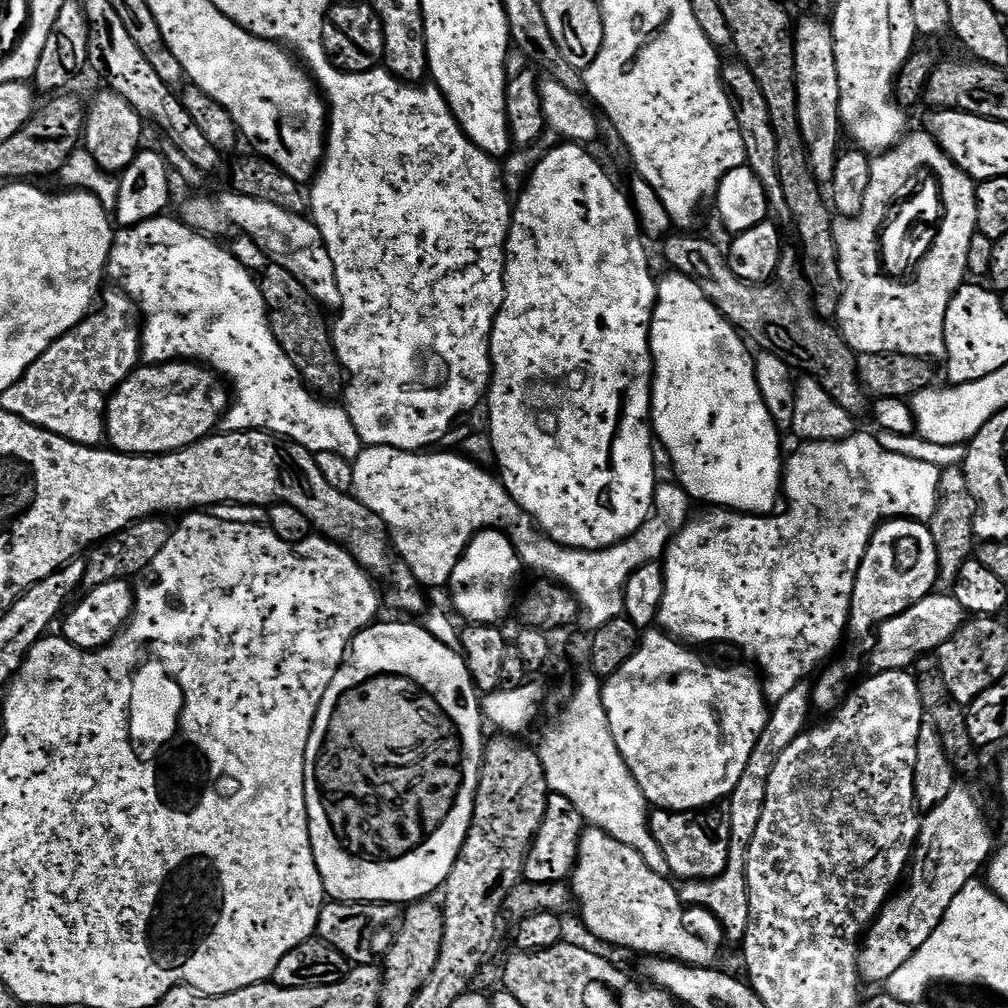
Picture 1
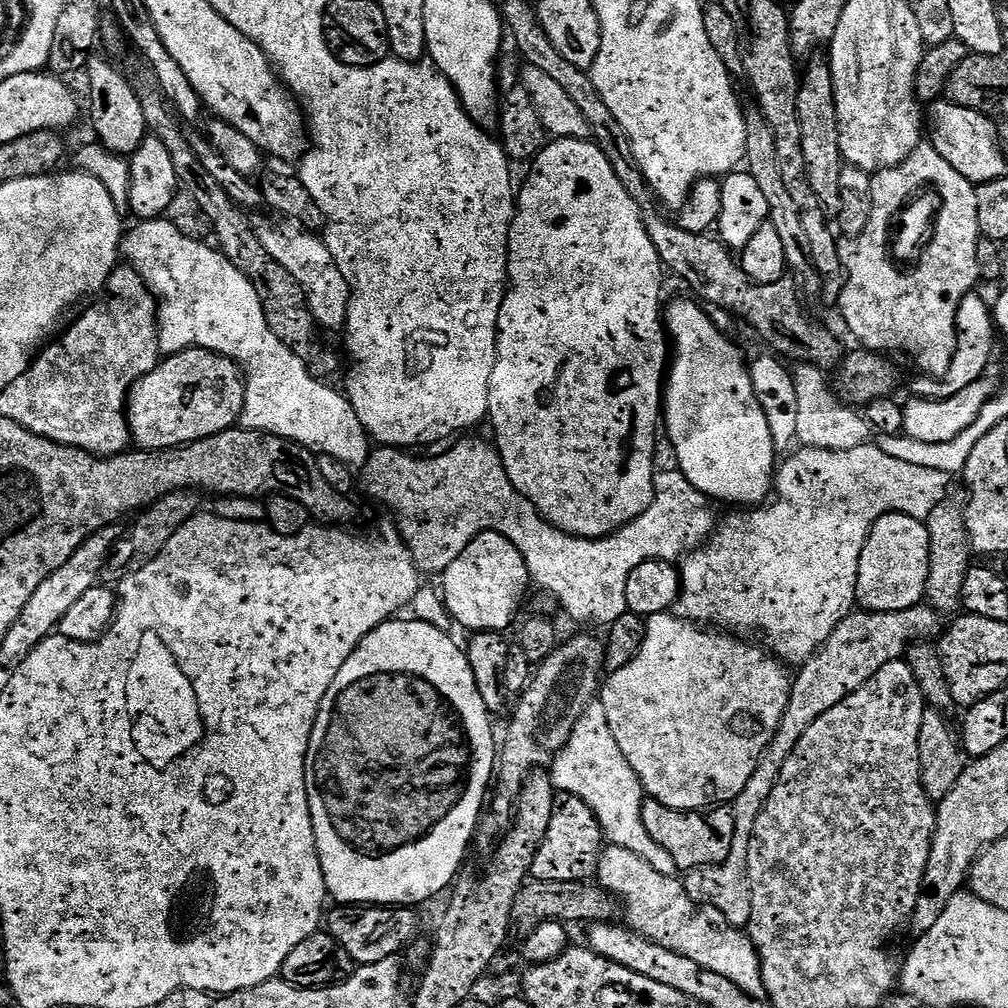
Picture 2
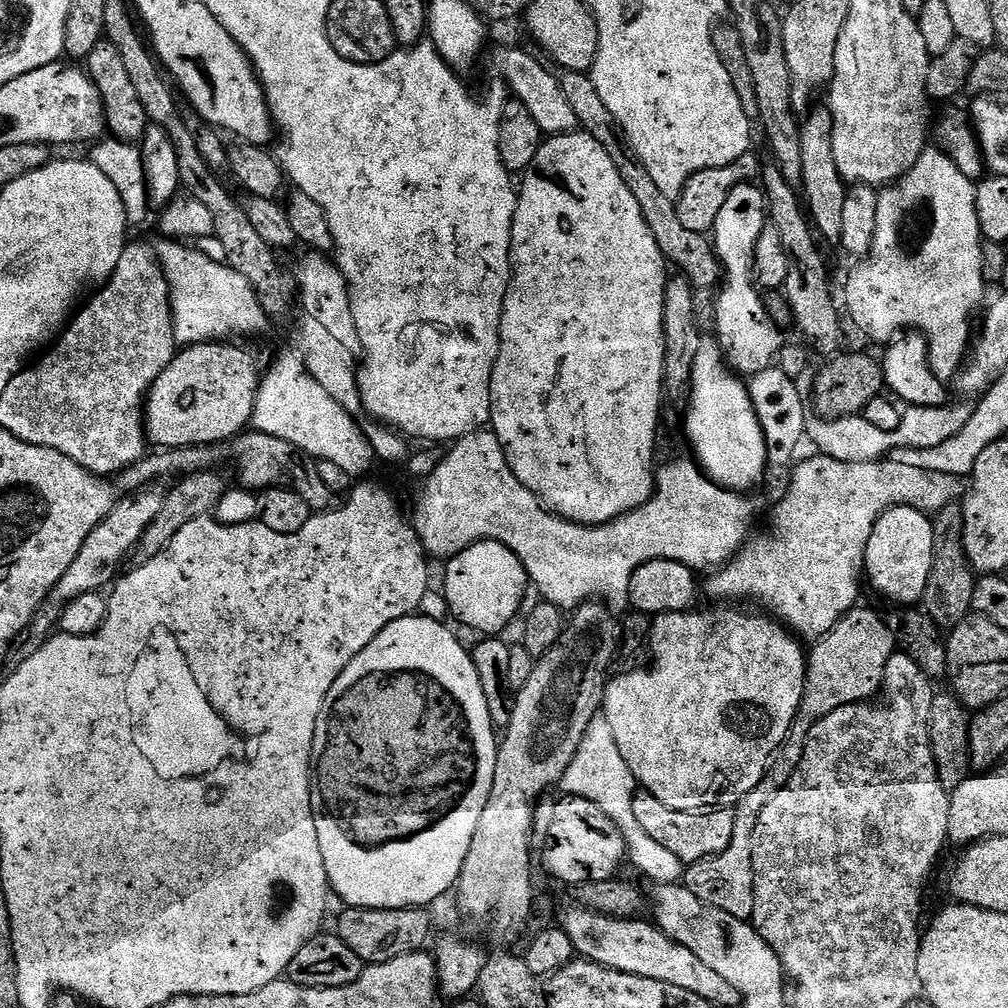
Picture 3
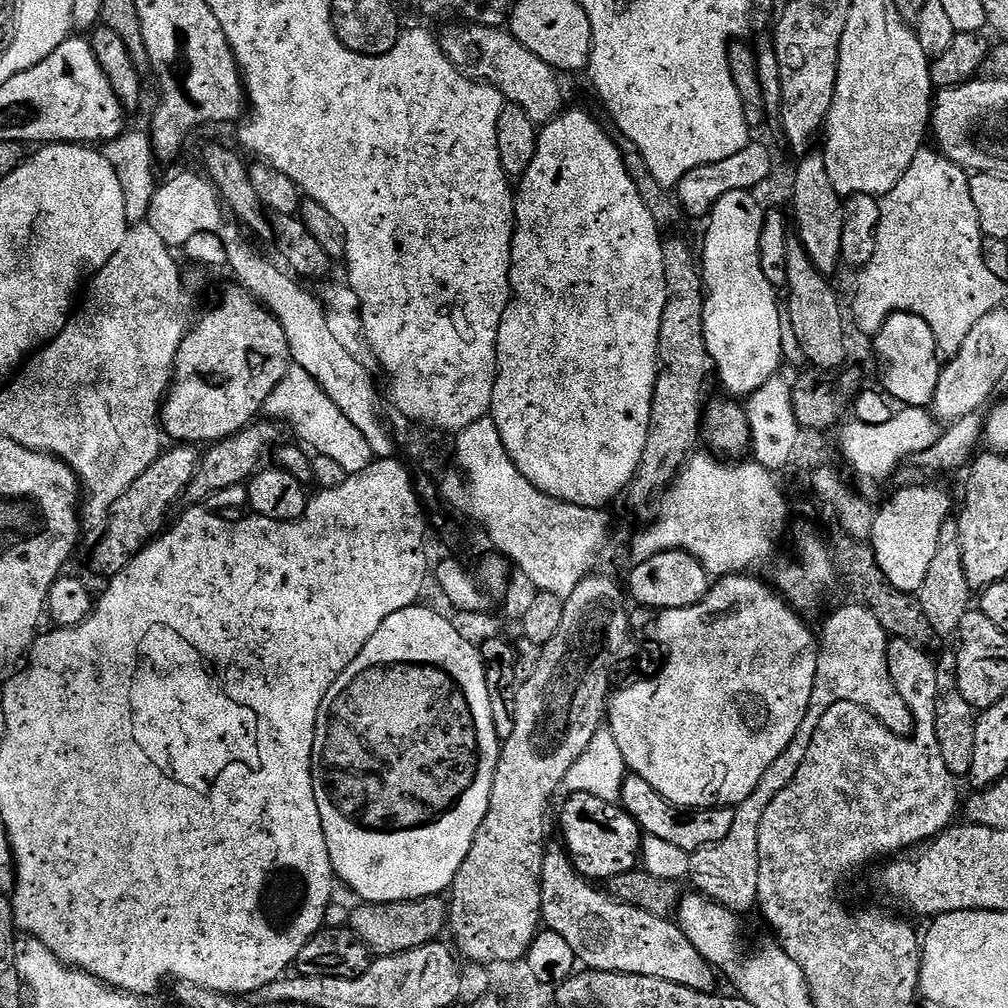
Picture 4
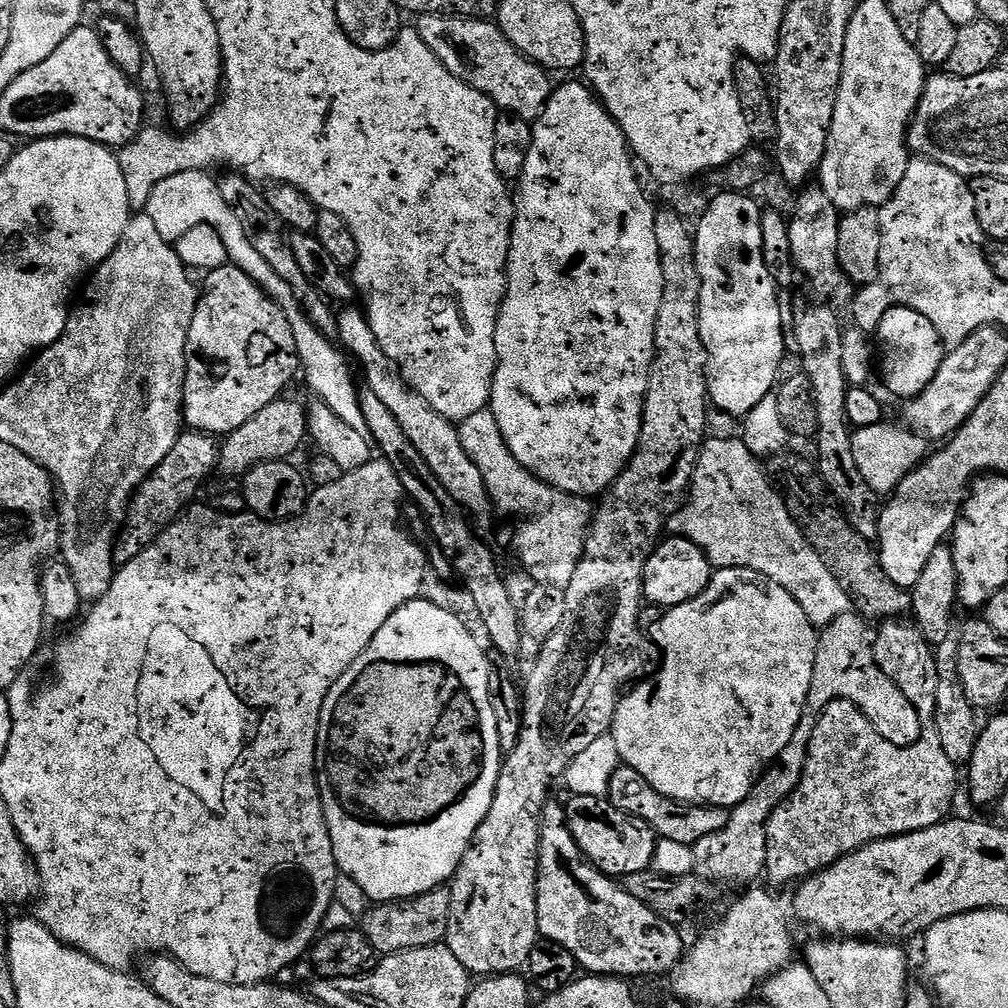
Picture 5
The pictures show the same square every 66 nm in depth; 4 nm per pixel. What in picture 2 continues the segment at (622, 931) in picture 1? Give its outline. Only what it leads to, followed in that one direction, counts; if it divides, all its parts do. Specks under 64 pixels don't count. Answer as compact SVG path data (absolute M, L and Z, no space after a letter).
M615 846L601 851L594 876L600 887L622 905L623 923L632 931L666 950L674 950L674 954L682 954L690 962L698 962L706 970L714 970L714 974L722 974L722 978L734 982L734 986L747 992L753 1000L765 999L760 956L747 931L726 922L714 906L695 904L686 894L683 879L662 874L636 852Z

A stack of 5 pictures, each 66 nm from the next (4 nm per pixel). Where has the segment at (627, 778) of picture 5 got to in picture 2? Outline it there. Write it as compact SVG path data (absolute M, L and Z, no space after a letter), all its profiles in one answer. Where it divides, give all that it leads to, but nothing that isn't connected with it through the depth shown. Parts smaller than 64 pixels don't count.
M651 798L645 801L638 808L642 826L646 826L646 834L671 858L677 869L705 868L727 861L724 859L731 854L732 843L736 840L736 820L732 817L731 807L713 806L699 812L683 812Z

